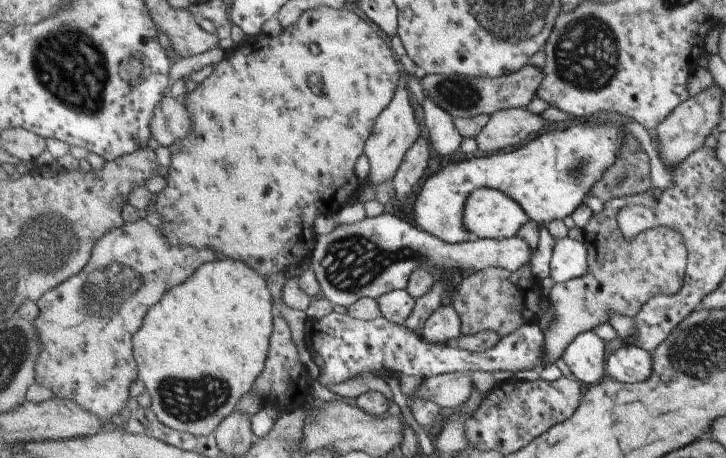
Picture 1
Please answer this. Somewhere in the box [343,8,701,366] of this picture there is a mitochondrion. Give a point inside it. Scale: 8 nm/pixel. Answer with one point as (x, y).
(585, 56)

